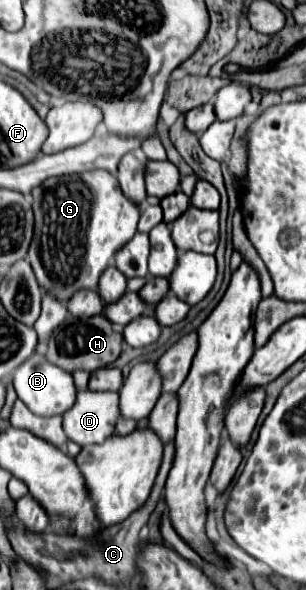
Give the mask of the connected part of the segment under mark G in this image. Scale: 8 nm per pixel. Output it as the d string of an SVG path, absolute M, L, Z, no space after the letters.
M87 171L79 175L53 177L31 191L35 233L29 245L27 259L35 271L41 289L59 301L69 301L79 289L97 289L101 273L111 265L115 253L135 235L139 207L125 199L115 175L107 171Z

